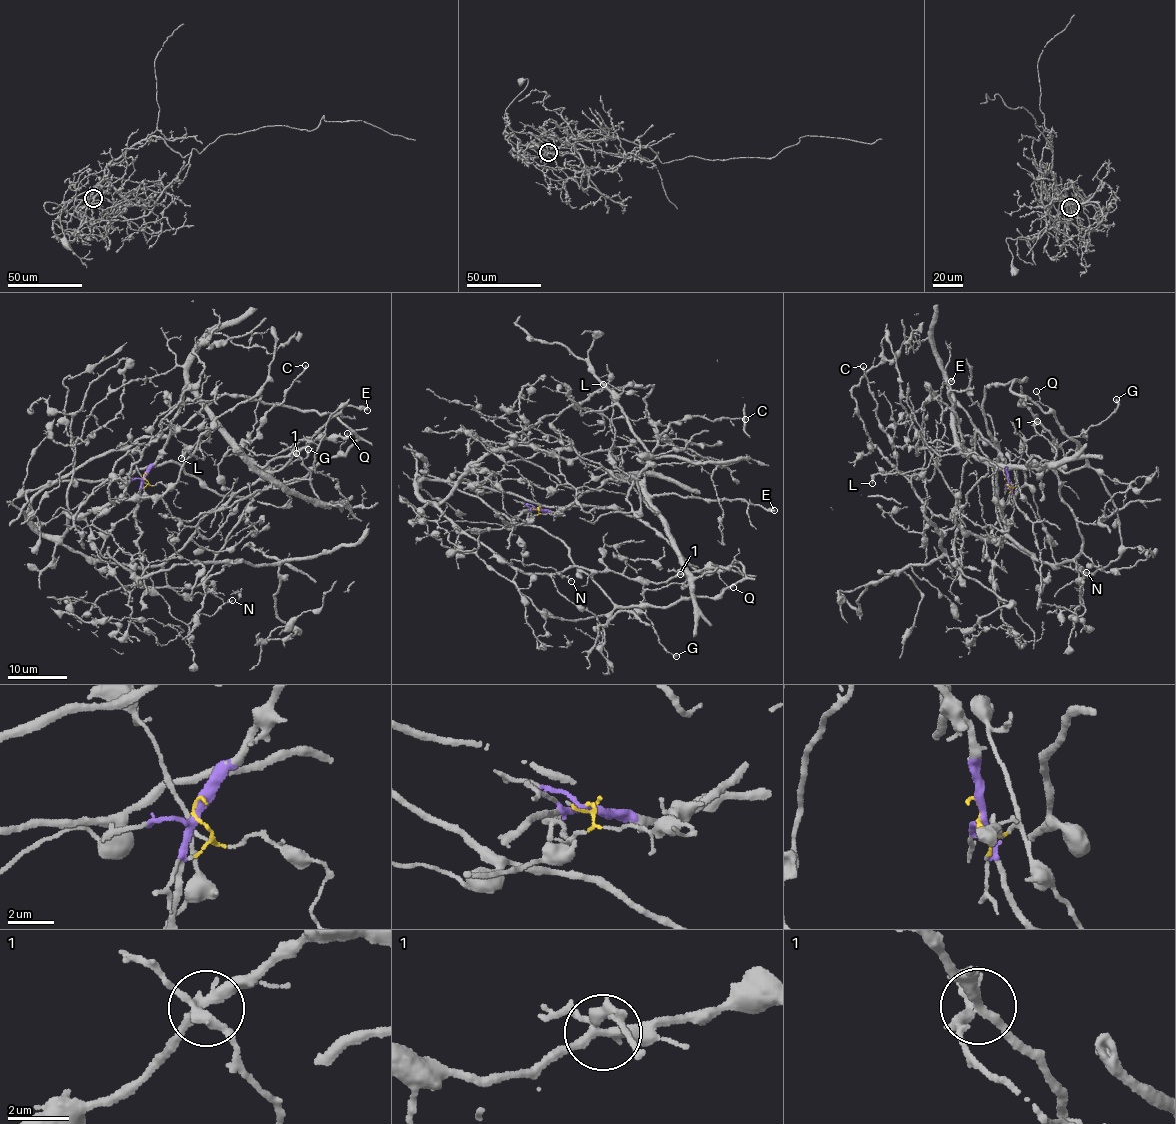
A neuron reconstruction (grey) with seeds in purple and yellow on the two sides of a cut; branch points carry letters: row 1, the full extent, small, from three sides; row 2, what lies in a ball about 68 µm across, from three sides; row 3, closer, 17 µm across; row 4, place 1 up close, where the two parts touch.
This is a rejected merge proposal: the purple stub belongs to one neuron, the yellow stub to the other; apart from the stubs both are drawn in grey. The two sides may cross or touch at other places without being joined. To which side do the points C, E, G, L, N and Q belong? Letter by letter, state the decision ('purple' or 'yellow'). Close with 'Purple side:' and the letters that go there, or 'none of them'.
C: purple
E: purple
G: yellow
L: purple
N: yellow
Q: yellow
Purple side: C, E, L

